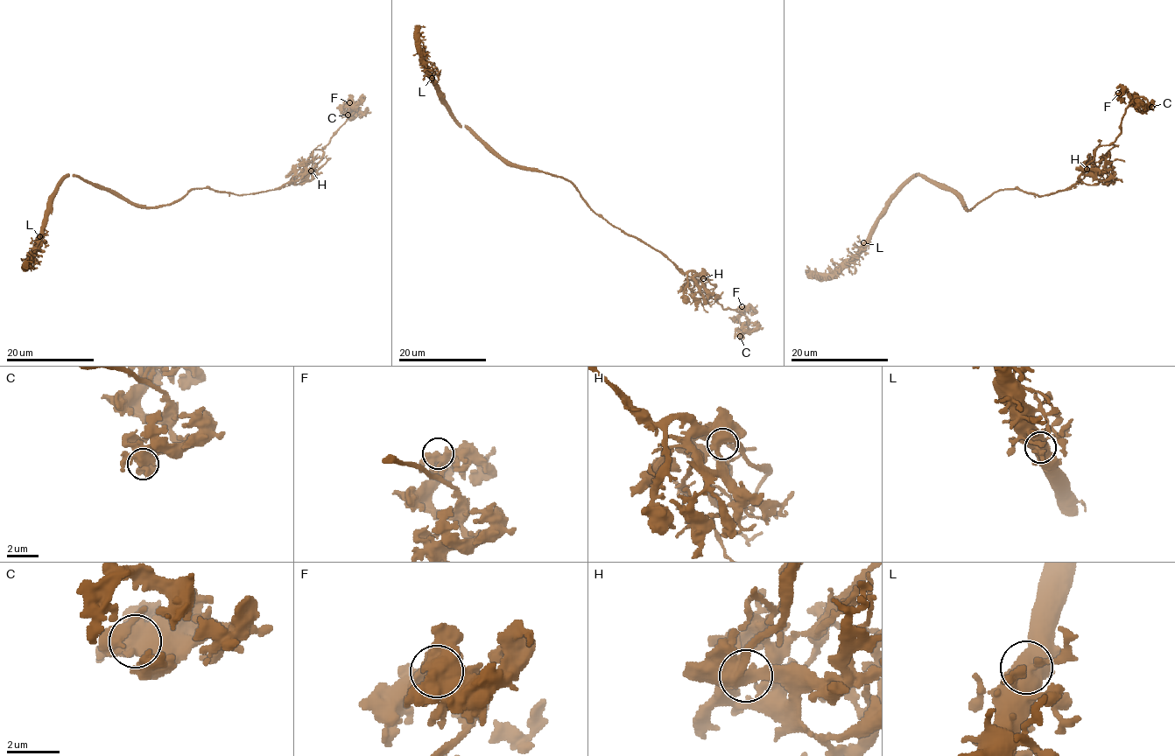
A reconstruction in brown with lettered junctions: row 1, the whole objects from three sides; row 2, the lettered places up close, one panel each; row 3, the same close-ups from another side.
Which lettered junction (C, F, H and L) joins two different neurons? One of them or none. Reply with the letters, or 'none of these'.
none of these

